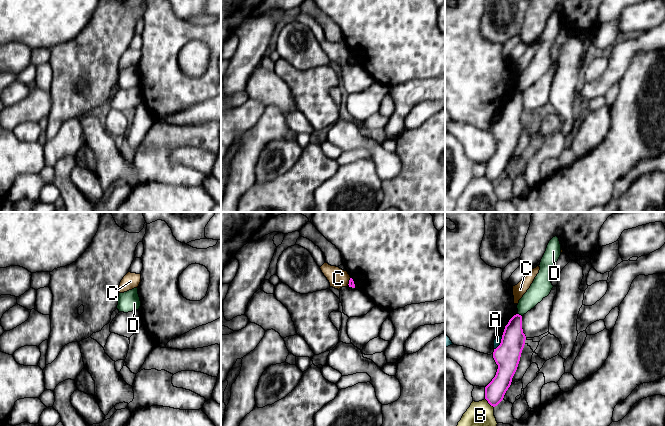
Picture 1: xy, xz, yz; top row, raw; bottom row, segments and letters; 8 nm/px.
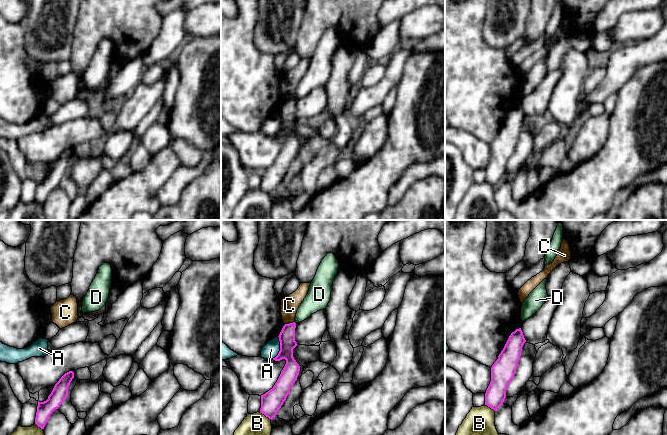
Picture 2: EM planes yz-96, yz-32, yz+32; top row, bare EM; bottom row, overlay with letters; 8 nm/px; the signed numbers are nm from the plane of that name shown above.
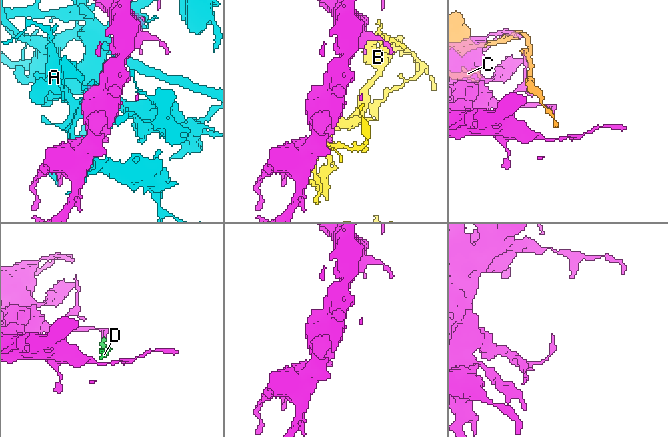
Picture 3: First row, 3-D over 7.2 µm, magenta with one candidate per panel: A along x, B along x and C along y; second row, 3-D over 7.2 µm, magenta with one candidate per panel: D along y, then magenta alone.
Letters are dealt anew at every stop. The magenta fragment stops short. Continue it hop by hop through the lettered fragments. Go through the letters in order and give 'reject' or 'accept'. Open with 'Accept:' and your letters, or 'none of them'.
Accept: none of them
A: reject
B: reject
C: reject
D: reject

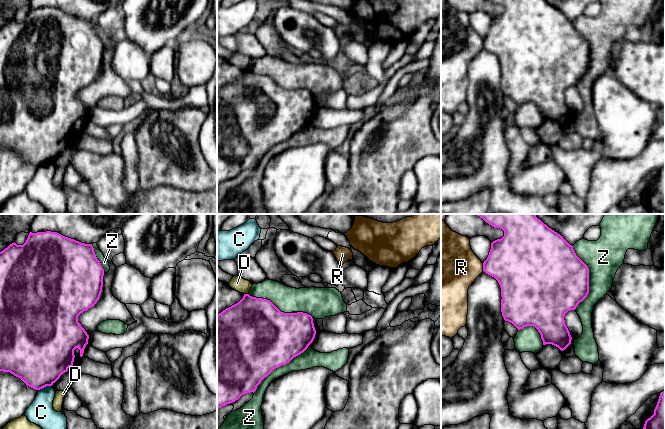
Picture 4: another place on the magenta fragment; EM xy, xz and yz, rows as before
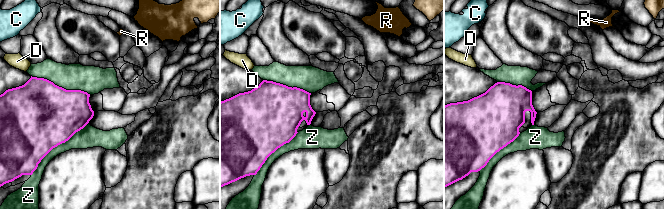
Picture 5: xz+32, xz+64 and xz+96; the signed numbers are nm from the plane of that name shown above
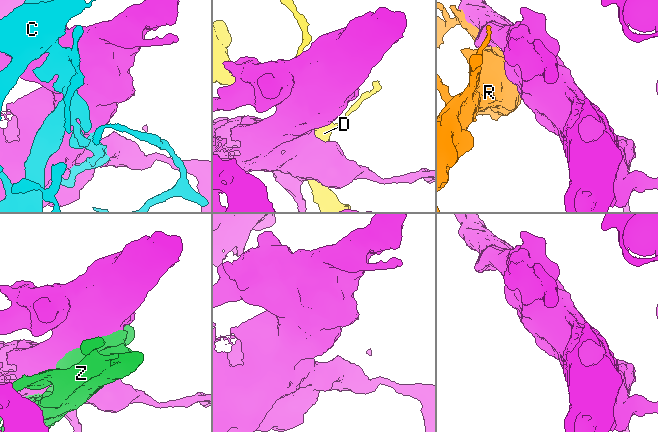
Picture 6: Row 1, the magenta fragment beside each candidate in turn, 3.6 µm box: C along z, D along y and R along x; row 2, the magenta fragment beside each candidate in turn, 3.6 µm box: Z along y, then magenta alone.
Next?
Accept: none of them
C: reject
D: reject
R: reject
Z: reject

